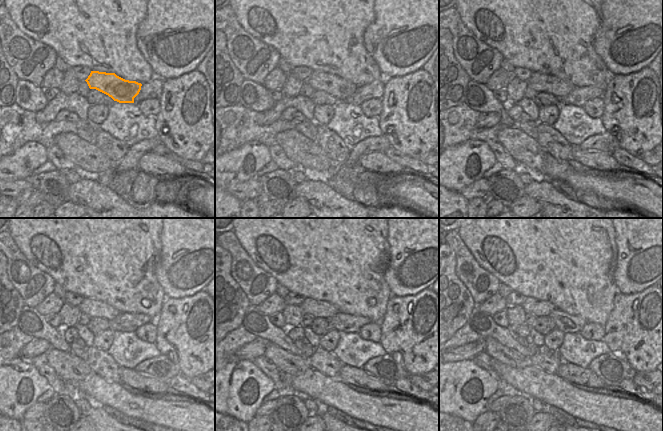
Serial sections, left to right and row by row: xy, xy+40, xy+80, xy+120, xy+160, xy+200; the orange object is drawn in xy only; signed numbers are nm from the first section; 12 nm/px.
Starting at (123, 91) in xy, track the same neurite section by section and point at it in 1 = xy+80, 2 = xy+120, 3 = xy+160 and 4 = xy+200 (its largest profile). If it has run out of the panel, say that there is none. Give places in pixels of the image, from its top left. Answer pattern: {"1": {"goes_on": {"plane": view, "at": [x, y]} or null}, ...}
{"1": {"goes_on": {"plane": "xy+80", "at": [540, 82]}}, "2": {"goes_on": {"plane": "xy+120", "at": [93, 308]}}, "3": {"goes_on": {"plane": "xy+160", "at": [316, 308]}}, "4": {"goes_on": {"plane": "xy+200", "at": [537, 307]}}}

